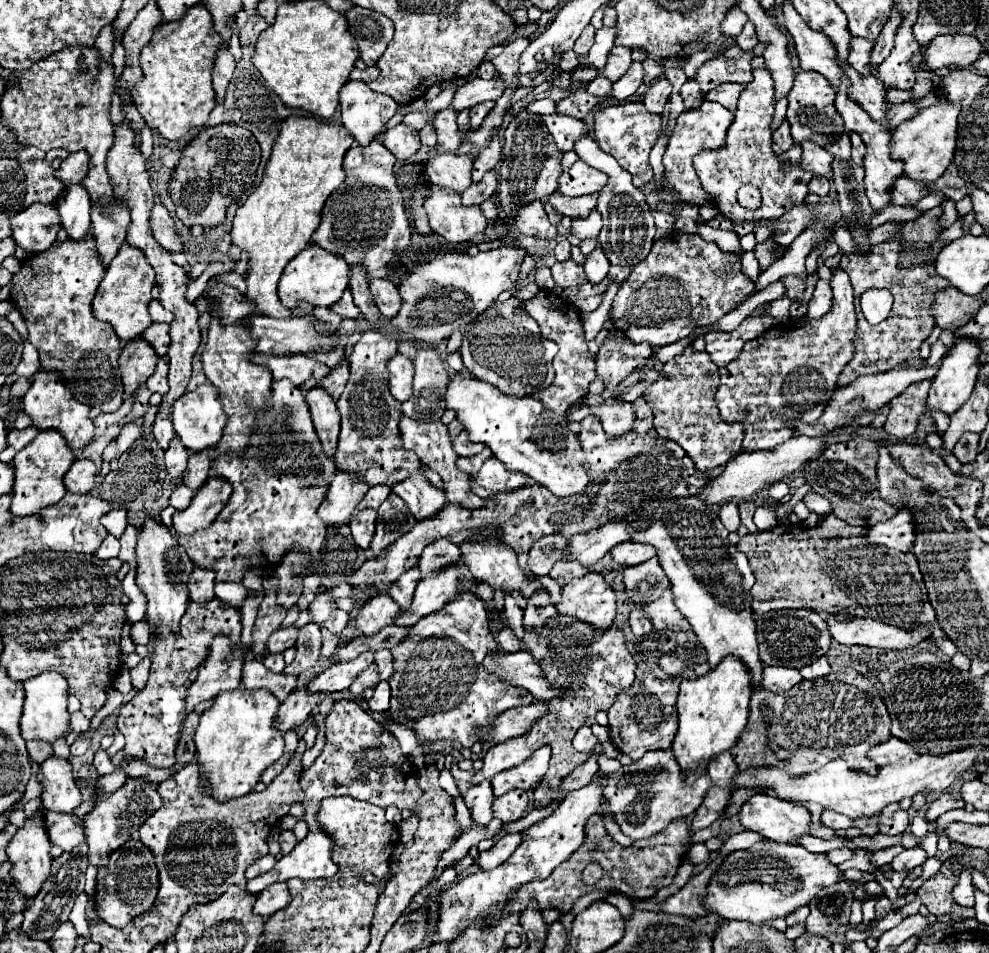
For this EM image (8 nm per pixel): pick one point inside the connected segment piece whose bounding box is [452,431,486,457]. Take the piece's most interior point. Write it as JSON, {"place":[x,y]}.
{"place":[463,446]}

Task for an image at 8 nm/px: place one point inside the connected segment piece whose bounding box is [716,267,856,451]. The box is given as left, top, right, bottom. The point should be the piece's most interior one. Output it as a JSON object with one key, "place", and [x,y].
{"place":[790,375]}

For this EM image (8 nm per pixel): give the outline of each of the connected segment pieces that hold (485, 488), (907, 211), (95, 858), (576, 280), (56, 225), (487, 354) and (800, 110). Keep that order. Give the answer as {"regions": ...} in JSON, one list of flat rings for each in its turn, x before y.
{"regions":[[[490,457,482,465,480,473,472,477,472,493,476,493,482,499,494,499,498,493,514,491,528,485,530,485,528,475,508,471,496,457]],[[888,205,884,207,880,213,876,213,872,217,872,223,868,225,868,229,874,229,878,225,884,225,888,221,896,221,896,223,904,223,904,221,914,221,916,217,920,217,924,211,918,211,916,207,898,207,898,205]],[[128,779,126,785,122,785,110,797,100,795,92,813,84,817,90,865,94,867,108,865,108,855,120,849,120,845,124,845,132,837,132,833,136,833,158,807,160,807,160,795,156,793,156,785,148,781,140,781,140,779]],[[572,259,570,261,564,261,564,263,558,263,552,267,552,277,556,281,556,285,560,285,562,289,566,287,572,287,572,285,580,285,586,281,586,273,584,273,584,267,574,263]],[[34,203,28,209,20,211,16,217,12,217,10,223,16,245,34,255,48,249,56,241,56,235,62,227,56,207,42,203]],[[516,297,488,307,466,327,460,355,472,377,480,377,508,395,528,397,548,387,554,379,552,359,556,355,556,345,542,337,538,323,524,311,524,305,516,301]],[[800,71,796,75,792,93,788,93,788,123,792,127,794,143,802,141,816,141,820,147,836,141,844,131,844,121,834,107,836,91,814,71]]]}

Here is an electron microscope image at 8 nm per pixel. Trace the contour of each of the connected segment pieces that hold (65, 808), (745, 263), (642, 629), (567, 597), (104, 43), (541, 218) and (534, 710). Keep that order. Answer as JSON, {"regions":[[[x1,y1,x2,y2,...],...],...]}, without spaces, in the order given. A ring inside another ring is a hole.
{"regions":[[[50,757,40,765,40,773,44,775,42,803,46,811,72,813,82,803,80,789,72,779,72,767,66,759]],[[744,253,744,255,742,255,742,273,748,275,754,283,758,281,758,277,760,277,760,267,758,267,758,261,756,261,754,253]],[[634,605,628,621,630,621,630,629,632,629,632,633,636,637,642,637,642,635,646,635,646,633,650,633,654,629,654,625,652,625,650,617,644,613,642,605]],[[586,573,580,579,572,579,562,589,562,603,556,609,560,615,570,615,576,621,592,625,596,631,606,631,612,625,612,619,616,615,616,595,614,595,612,587,604,581,602,575]],[[108,25,108,27,104,27,104,29,100,31,100,35,98,35,98,39,96,39,94,47,96,47,96,49,98,49,98,53,100,53,100,59,102,59,102,61,106,61,106,63,110,63,110,59,112,59,112,51,114,51,112,25]],[[534,201,534,203,526,205,524,209,520,209,518,215,516,215,514,225,516,225,516,229,522,235,528,235,528,237,538,237,538,239,554,241,556,235,558,235,556,227,550,225,548,215,546,215,546,211,544,211,540,201]],[[534,701,528,707,516,707,508,709,500,717,496,717,494,727,488,733,488,741,502,743,512,737,520,737,522,733,528,733,528,729,548,713,548,705,544,701]]]}

